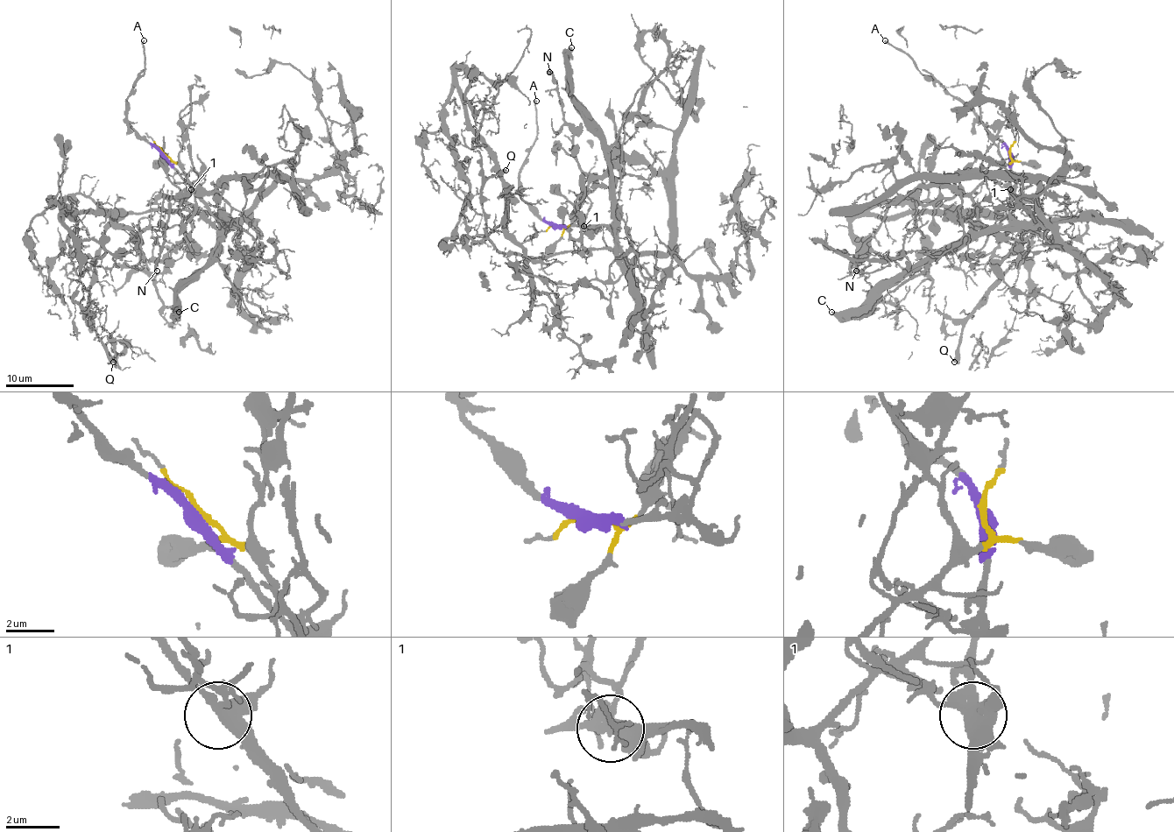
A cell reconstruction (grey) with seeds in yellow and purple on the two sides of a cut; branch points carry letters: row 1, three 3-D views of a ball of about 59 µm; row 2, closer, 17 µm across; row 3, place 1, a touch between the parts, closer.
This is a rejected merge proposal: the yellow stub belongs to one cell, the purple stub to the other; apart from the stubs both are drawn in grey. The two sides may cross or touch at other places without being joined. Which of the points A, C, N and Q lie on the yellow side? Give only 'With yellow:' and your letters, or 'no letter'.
With yellow: N

